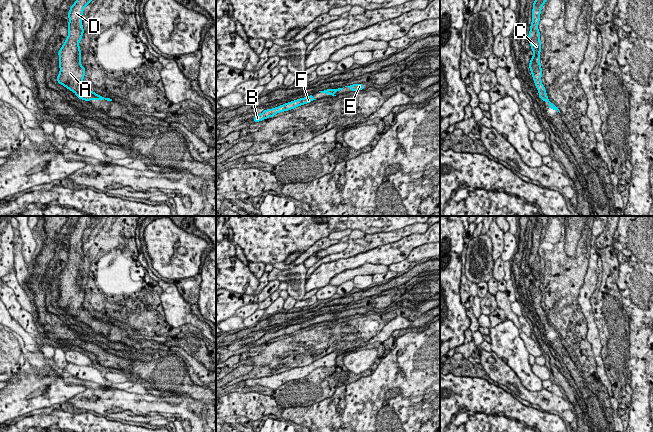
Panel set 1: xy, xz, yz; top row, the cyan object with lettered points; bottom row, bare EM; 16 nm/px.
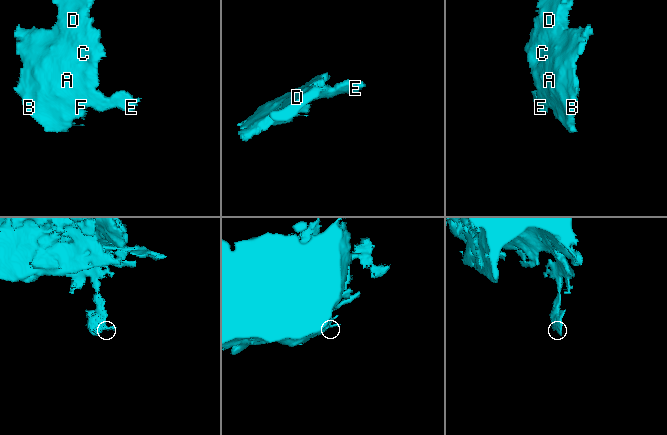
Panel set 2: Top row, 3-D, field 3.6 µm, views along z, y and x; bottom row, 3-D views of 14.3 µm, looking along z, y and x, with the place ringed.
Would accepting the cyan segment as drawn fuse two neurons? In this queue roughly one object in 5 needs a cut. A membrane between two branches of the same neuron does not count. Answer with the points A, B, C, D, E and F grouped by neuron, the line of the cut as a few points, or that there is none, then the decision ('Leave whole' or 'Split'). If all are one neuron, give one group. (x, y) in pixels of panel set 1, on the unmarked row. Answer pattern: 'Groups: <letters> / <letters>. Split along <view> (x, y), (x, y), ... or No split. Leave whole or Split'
Groups: A B C D E F. No split. Leave whole

